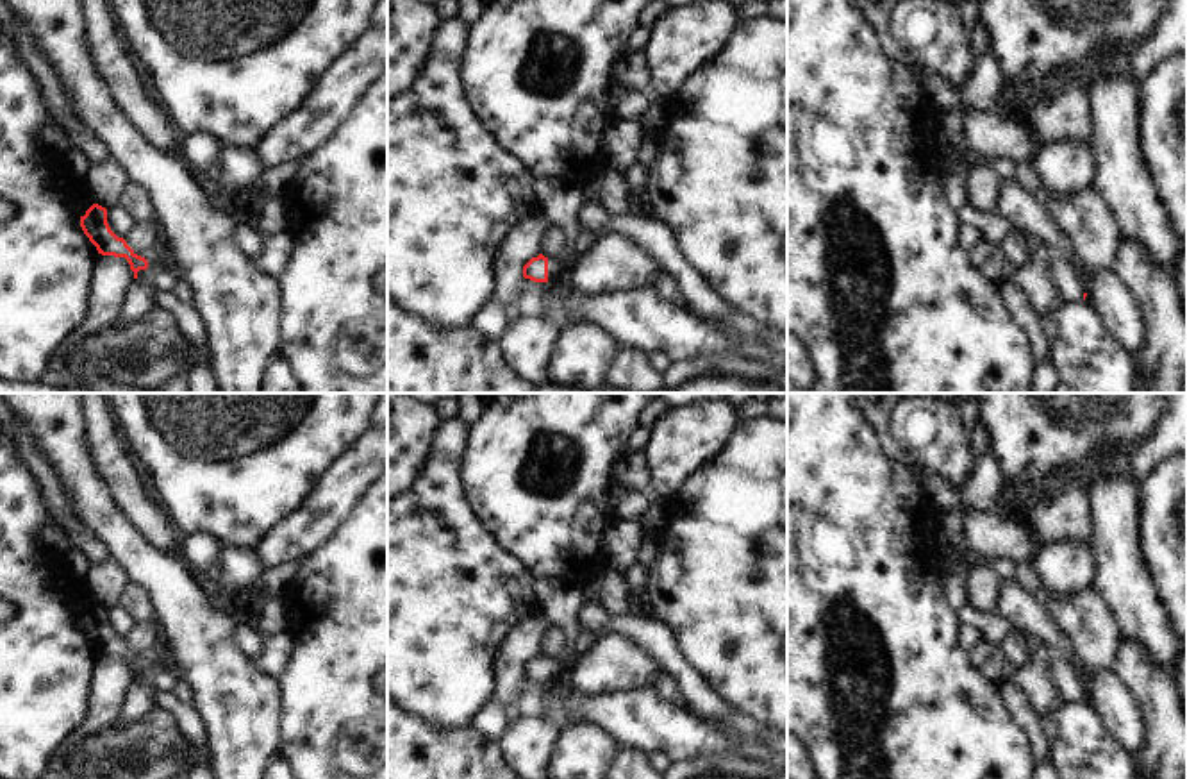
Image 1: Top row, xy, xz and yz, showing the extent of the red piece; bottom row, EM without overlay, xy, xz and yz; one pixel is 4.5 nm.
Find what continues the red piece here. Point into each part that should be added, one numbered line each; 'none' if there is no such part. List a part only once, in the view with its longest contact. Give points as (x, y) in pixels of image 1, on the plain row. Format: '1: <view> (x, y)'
1: xy (147, 676)

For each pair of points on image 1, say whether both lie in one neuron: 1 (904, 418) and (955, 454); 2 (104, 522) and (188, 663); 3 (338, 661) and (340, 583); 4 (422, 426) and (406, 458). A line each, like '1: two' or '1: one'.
1: one
2: one
3: one
4: one

